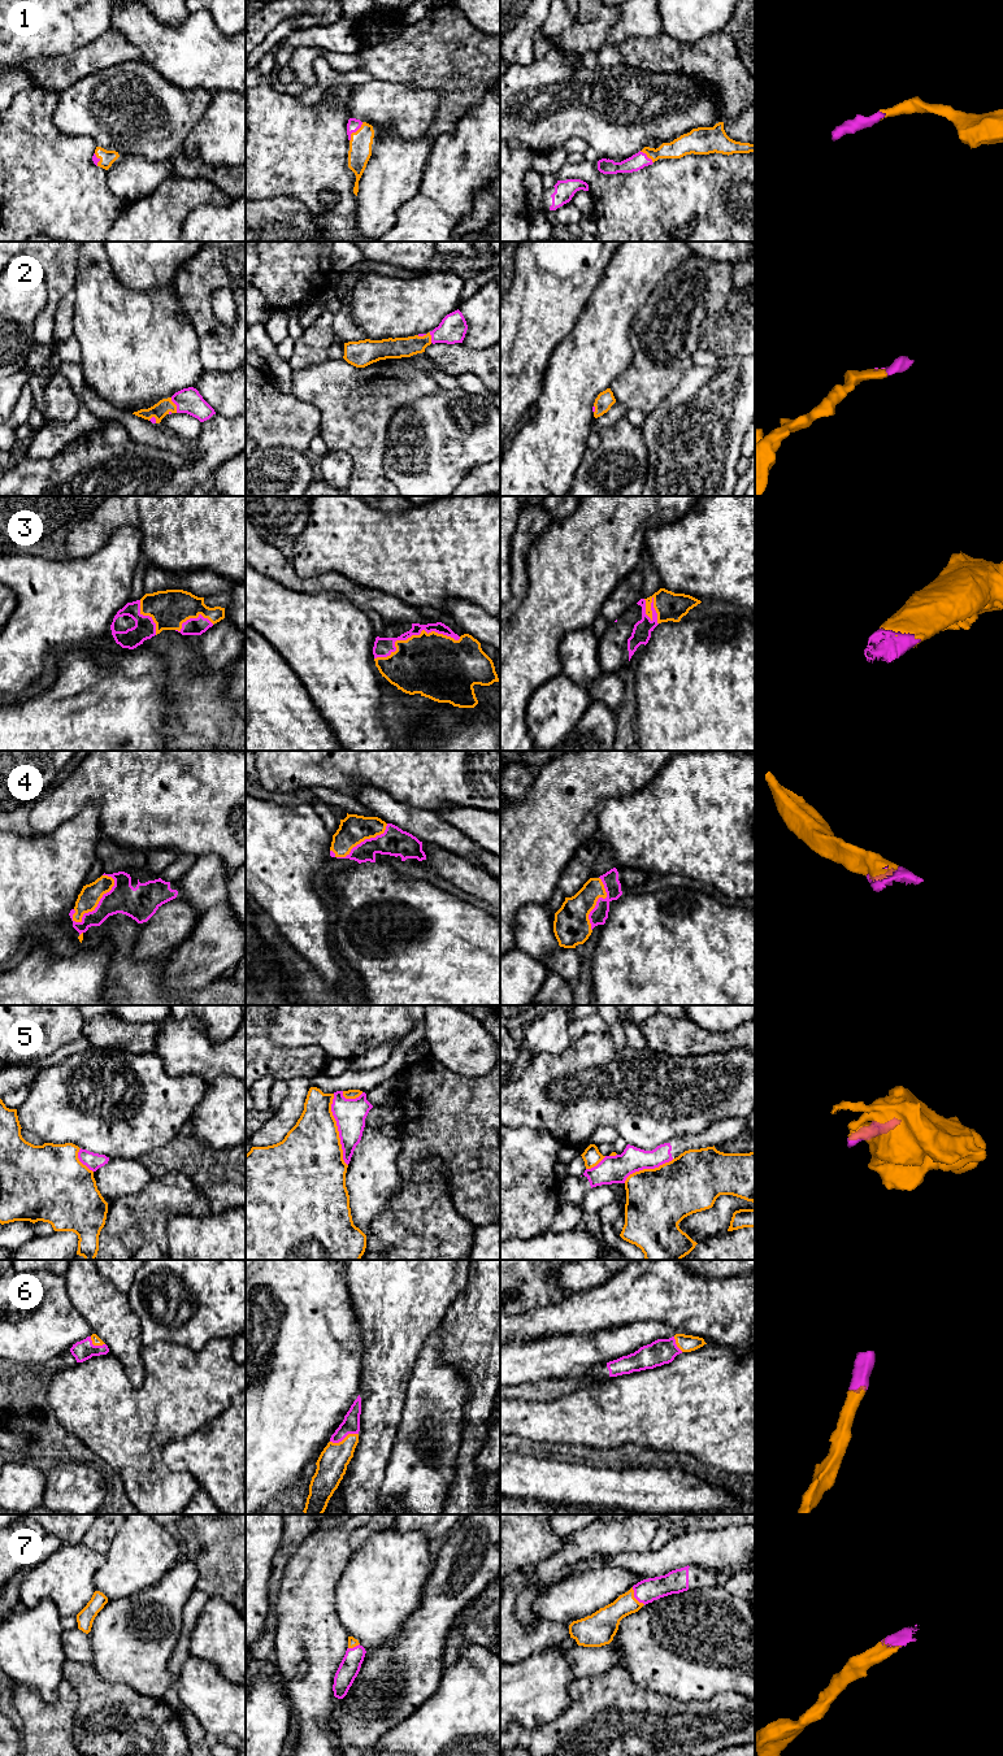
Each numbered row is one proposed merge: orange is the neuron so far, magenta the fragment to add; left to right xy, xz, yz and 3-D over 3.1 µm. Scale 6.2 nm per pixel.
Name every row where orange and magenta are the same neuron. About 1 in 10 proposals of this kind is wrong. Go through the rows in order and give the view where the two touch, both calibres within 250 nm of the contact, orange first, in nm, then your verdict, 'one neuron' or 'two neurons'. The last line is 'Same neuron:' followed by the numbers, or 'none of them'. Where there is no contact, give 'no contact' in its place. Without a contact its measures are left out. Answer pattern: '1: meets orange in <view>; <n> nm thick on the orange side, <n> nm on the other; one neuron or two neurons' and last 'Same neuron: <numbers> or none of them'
1: meets orange in xz; 140 nm thick on the orange side, 80 nm on the other; one neuron
2: meets orange in xy; 100 nm thick on the orange side, 160 nm on the other; one neuron
3: meets orange in xz; 400 nm thick on the orange side, 120 nm on the other; one neuron
4: meets orange in xy; 130 nm thick on the orange side, 200 nm on the other; one neuron
5: meets orange in xz; 420 nm thick on the orange side, 190 nm on the other; two neurons
6: meets orange in xz; 190 nm thick on the orange side, 110 nm on the other; one neuron
7: meets orange in yz; 180 nm thick on the orange side, 150 nm on the other; one neuron
Same neuron: 1, 2, 3, 4, 6, 7

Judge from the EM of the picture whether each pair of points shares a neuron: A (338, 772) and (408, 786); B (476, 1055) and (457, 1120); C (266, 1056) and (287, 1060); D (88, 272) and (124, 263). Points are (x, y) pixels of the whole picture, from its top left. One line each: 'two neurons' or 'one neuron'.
A: one neuron
B: two neurons
C: one neuron
D: two neurons

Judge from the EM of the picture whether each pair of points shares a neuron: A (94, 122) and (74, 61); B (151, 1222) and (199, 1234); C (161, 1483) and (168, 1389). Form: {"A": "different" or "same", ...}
{"A": "different", "B": "different", "C": "same"}

